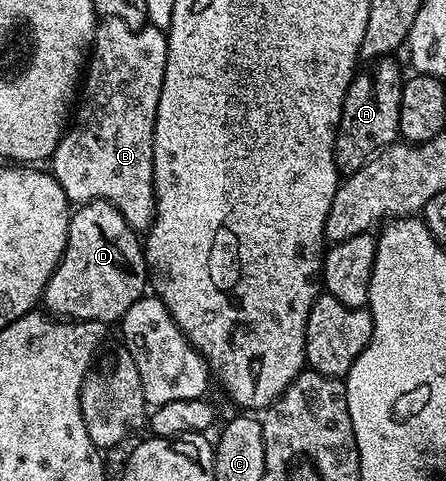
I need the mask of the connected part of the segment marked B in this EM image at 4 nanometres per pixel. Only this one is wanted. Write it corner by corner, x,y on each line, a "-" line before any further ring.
105,17
94,29
92,51
80,88
82,100
72,116
72,123
62,134
52,157
52,174
60,182
71,205
89,200
106,200
142,234
154,221
154,175
152,174
152,138
156,126
156,106
164,86
164,66
168,62
166,34
161,28
130,28
122,19

